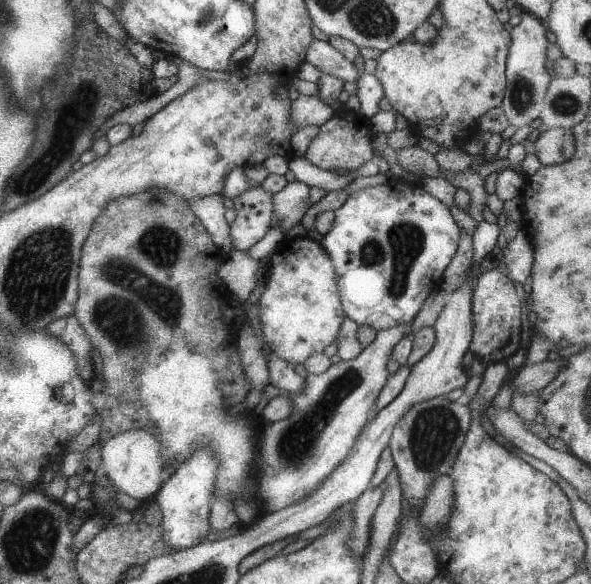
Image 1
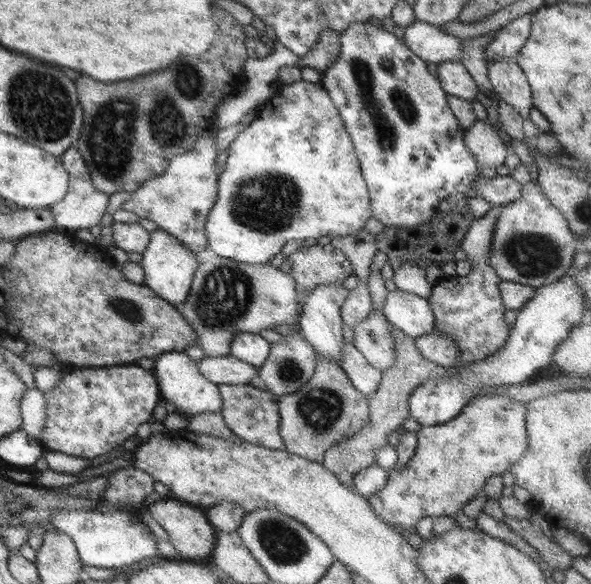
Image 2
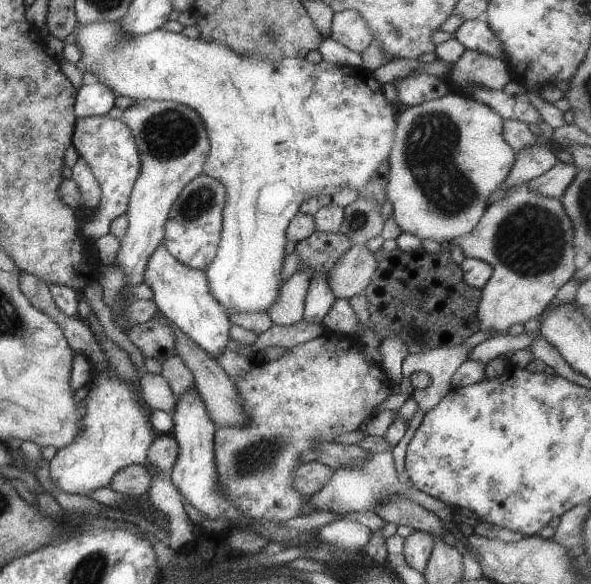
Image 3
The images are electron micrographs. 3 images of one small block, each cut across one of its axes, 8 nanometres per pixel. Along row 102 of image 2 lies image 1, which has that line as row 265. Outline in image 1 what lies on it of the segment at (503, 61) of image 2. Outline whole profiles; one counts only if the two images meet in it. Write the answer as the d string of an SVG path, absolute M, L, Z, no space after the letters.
M518 230L516 236L508 240L502 250L502 260L507 269L505 276L515 287L517 284L522 285L530 274L533 262L532 246L529 236L523 230Z

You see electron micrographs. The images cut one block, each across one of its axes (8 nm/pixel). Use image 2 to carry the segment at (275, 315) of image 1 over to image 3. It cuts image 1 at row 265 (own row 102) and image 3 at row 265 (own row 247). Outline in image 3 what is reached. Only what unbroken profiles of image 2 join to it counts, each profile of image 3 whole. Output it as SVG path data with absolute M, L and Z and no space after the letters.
M107 20L107 22L91 22L91 24L76 24L76 28L72 31L75 36L74 43L81 52L81 58L78 61L83 71L89 72L97 76L101 84L105 84L115 96L124 96L131 100L156 100L171 101L177 104L183 104L193 108L199 118L205 125L207 138L209 142L209 152L205 159L205 164L201 168L203 175L211 176L218 180L225 189L224 207L222 210L222 227L221 240L215 252L215 258L204 269L207 284L209 284L210 293L213 298L219 302L219 306L229 312L266 312L267 308L275 302L277 294L279 294L279 284L281 284L281 266L285 256L285 230L289 224L290 217L297 214L299 205L307 198L312 196L330 196L335 192L339 192L341 188L355 188L356 191L361 190L369 176L377 172L377 166L381 166L383 162L388 162L389 152L393 146L393 130L397 124L396 112L394 112L393 104L383 96L379 84L373 77L372 71L365 68L336 65L326 61L318 63L310 63L307 60L298 58L282 58L280 61L270 61L265 58L243 58L239 54L235 54L233 50L229 50L229 46L223 46L217 40L201 40L201 38L191 39L177 32L167 32L156 28L147 32L147 34L137 34L137 36L129 36L121 32L119 20Z

